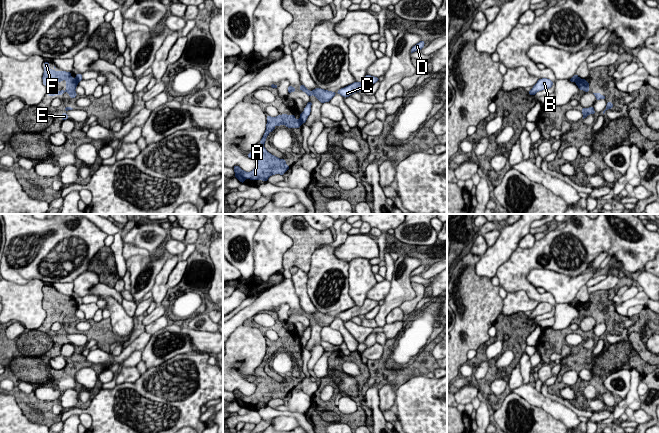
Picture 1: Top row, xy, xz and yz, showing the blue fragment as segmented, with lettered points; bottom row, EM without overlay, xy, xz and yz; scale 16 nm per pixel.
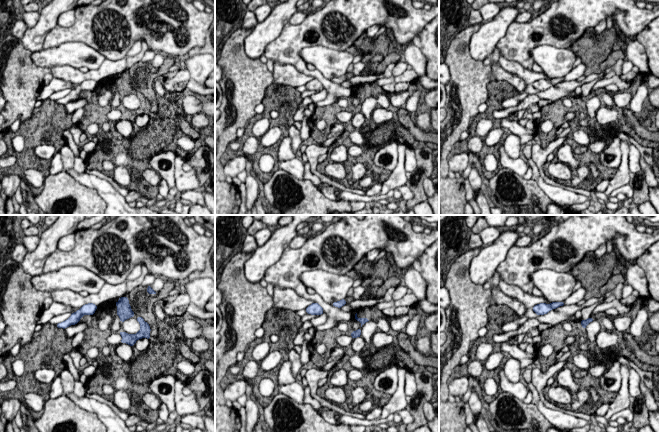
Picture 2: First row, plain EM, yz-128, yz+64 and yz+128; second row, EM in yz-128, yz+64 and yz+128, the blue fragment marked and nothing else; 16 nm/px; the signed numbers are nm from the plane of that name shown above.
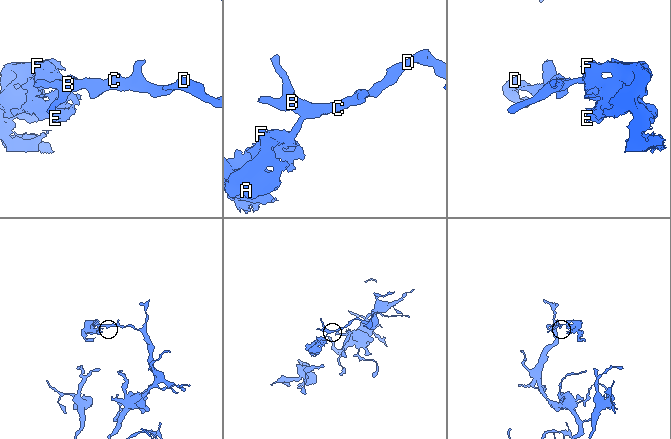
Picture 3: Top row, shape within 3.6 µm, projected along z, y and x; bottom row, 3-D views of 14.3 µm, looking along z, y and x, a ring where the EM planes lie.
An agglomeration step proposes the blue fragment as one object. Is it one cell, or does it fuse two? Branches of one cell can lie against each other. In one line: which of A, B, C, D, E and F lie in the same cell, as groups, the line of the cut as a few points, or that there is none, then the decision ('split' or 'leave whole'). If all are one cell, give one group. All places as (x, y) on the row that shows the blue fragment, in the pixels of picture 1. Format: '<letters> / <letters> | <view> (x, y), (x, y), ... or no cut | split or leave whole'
A E F / B C D | xz (300, 118), (302, 122) | split

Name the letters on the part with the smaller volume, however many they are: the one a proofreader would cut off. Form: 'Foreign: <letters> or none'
Foreign: A, E, F

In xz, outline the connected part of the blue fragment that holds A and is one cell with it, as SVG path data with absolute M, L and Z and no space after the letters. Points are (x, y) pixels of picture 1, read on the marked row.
M282 114L276 117L271 117L267 115L267 124L265 133L260 141L263 146L260 147L259 151L253 151L247 154L247 156L256 161L256 167L250 171L246 172L242 170L239 166L234 166L235 176L241 183L244 183L246 179L251 180L262 180L267 182L271 175L280 174L283 175L288 169L289 165L286 164L286 160L280 159L271 153L269 153L264 147L267 136L270 132L275 129L275 126L284 124L287 128L300 128L302 121L301 119L296 119L294 114L287 115Z

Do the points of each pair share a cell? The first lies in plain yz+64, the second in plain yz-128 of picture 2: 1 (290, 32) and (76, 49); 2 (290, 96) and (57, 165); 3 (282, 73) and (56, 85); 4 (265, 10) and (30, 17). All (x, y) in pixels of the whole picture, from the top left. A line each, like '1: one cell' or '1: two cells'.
1: two cells
2: two cells
3: one cell
4: one cell

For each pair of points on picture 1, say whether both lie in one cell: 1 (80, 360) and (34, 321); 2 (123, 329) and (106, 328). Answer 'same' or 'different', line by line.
1: different
2: different

